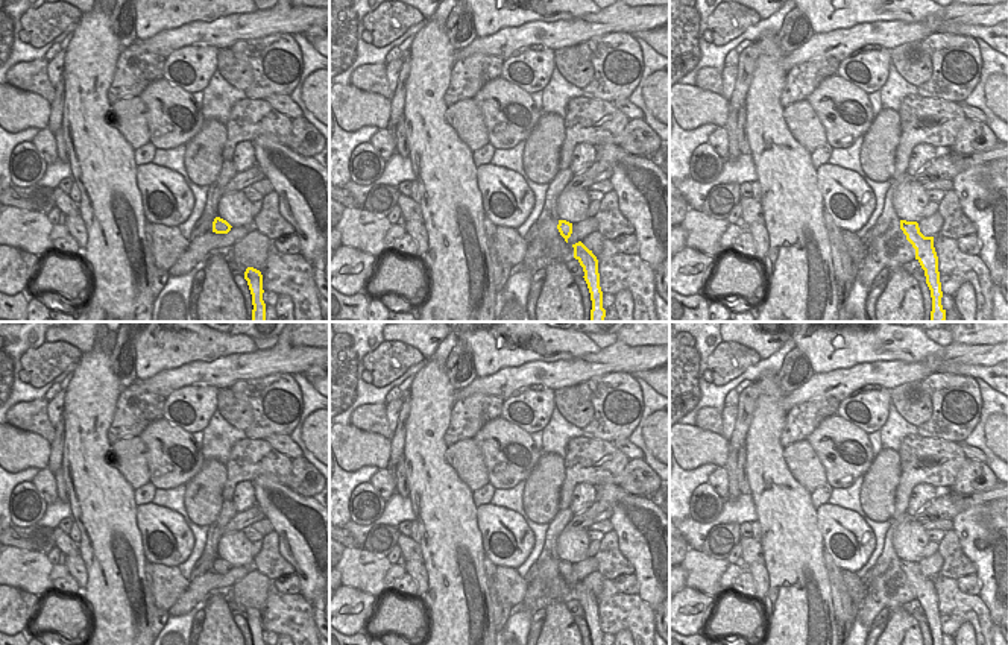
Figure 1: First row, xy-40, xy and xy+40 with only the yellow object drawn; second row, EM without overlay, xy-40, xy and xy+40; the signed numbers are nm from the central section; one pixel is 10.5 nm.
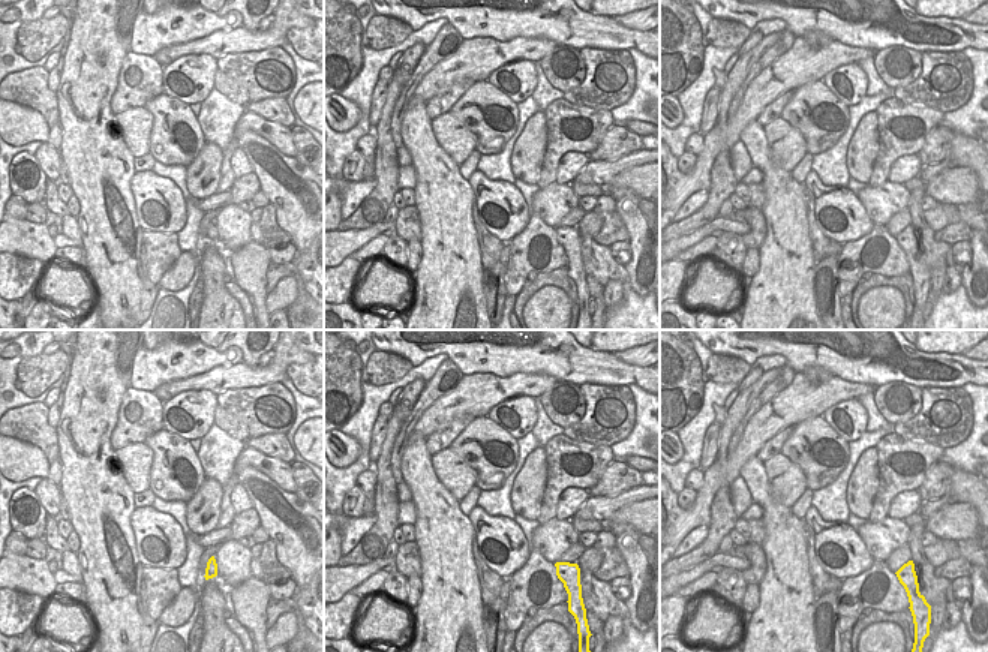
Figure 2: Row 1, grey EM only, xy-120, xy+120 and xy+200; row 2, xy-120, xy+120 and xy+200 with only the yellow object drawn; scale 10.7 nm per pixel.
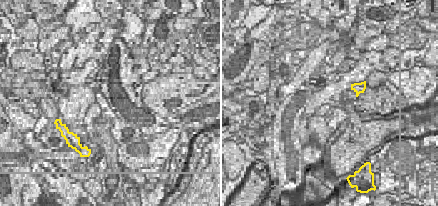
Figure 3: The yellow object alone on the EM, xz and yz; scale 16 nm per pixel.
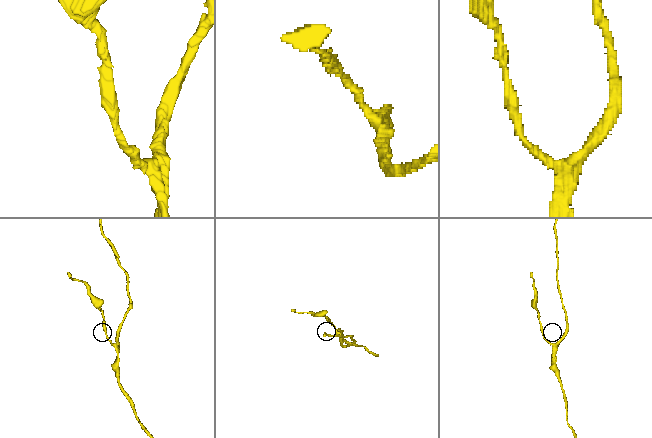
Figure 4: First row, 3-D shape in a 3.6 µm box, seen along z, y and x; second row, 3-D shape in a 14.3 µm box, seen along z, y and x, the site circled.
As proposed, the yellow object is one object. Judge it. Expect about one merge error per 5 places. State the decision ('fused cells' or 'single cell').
single cell

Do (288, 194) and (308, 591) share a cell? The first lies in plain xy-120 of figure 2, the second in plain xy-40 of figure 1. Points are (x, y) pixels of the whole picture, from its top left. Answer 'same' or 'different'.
same

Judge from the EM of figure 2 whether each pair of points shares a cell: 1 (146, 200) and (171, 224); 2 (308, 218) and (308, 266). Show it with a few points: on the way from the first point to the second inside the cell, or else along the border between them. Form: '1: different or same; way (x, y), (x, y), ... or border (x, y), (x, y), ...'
1: same; way (156, 200), (167, 200), (171, 213)
2: different; border (308, 246), (297, 252)

